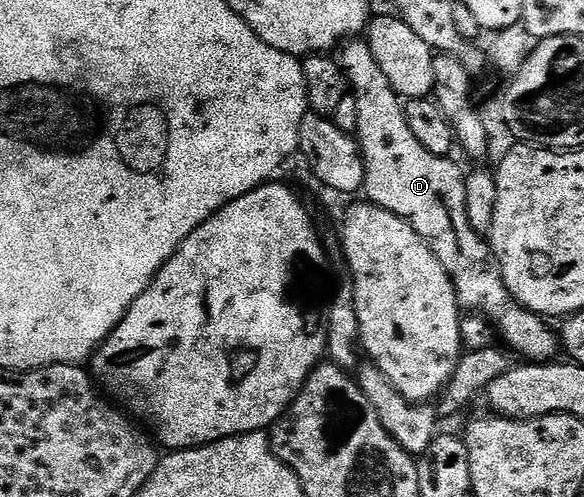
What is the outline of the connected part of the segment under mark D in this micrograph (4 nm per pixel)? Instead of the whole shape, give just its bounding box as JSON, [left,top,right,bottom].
[339,40,559,362]

